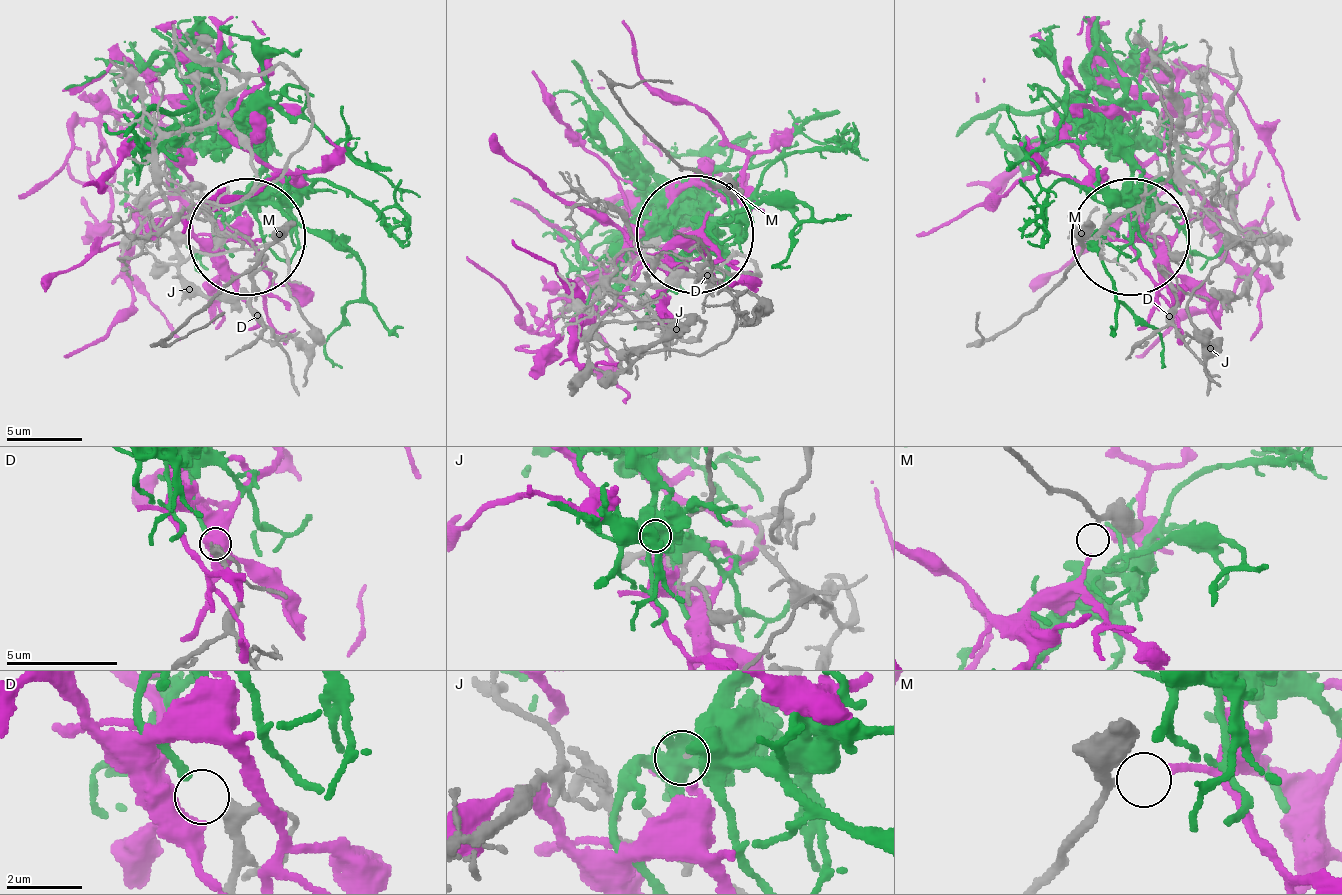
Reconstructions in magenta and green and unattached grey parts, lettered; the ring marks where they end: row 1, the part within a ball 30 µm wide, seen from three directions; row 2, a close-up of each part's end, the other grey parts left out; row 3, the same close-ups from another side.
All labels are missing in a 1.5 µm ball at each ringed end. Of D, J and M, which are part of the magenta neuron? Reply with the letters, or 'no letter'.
M

